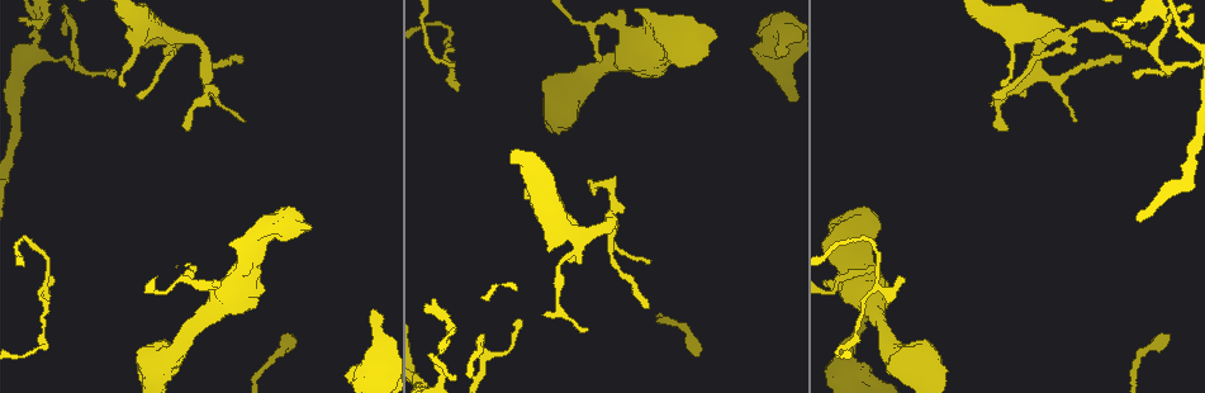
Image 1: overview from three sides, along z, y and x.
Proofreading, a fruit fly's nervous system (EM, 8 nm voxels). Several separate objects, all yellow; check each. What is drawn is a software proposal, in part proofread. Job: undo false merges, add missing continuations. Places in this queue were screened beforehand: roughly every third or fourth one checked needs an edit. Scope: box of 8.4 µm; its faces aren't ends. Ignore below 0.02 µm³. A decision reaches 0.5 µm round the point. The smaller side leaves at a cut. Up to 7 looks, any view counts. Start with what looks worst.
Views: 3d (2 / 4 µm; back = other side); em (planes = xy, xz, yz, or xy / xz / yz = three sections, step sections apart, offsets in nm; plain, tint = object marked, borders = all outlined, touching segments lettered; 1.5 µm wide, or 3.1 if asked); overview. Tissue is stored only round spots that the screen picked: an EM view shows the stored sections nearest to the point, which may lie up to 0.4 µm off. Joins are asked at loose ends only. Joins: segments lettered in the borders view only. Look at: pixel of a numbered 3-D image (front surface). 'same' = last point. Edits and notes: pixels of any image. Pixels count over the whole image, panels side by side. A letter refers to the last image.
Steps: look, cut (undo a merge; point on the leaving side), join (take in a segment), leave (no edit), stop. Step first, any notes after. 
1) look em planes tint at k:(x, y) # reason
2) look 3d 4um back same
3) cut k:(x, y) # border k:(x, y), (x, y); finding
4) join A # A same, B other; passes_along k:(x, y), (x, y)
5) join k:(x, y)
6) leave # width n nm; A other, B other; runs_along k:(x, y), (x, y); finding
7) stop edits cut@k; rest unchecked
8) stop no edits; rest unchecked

look em planes plain at 1:(715, 34) # branch stops here

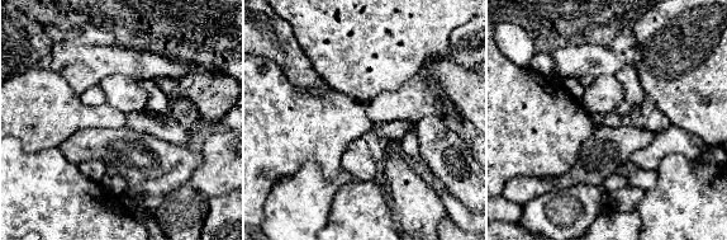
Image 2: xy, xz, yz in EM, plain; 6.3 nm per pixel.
look em planes borders same # see the neighbours

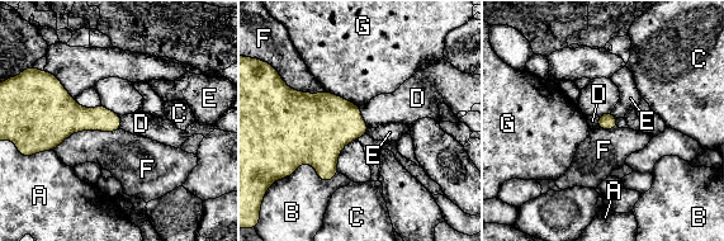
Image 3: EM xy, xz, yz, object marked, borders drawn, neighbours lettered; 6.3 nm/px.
leave # A other, B other, C other, D other, E other, F other, G other; border 3:(359, 107), (359, 113), (369, 127); no lettered segment goes on from it

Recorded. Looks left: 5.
look 3d 2um at 1:(436, 21) # abrupt turn

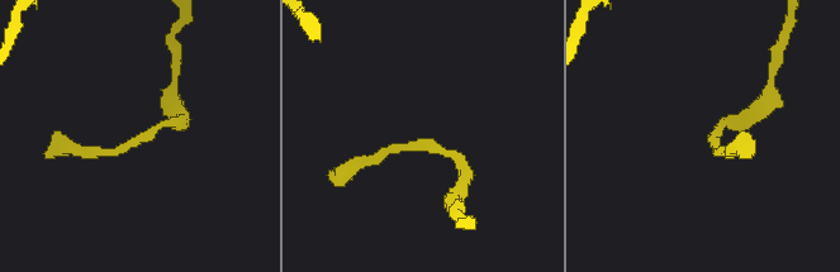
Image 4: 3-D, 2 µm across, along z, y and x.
look em planes borders at 4:(714, 135) # shape alone is not enough

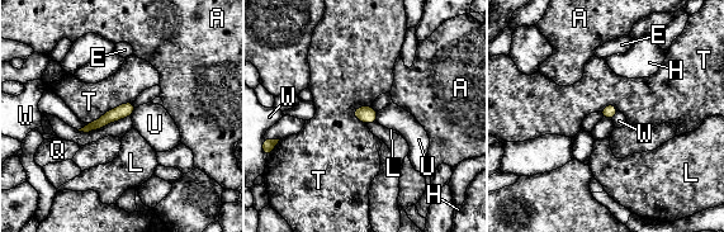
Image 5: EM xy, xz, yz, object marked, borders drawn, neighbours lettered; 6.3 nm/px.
leave # width 90 nm; A other, E other, H other, L other, Q other, T other, U other, W other; border 5:(133, 100), (112, 108), (88, 123); all the same neuron

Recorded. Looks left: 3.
look em planes borders at 1:(881, 326) # thick turns thin

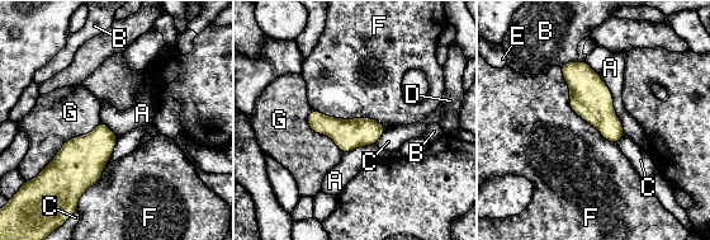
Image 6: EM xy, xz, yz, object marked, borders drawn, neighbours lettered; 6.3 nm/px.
leave # A other, B other, C other, D other, E other, F other, G other; one neuron here

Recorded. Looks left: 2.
stop no edits; rest unchecked

